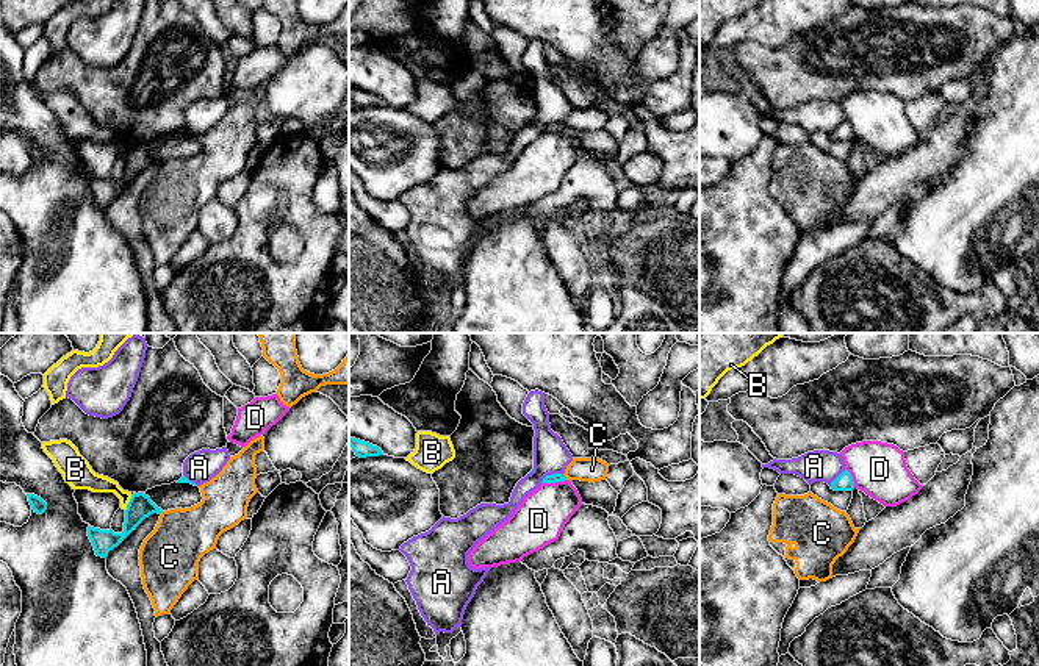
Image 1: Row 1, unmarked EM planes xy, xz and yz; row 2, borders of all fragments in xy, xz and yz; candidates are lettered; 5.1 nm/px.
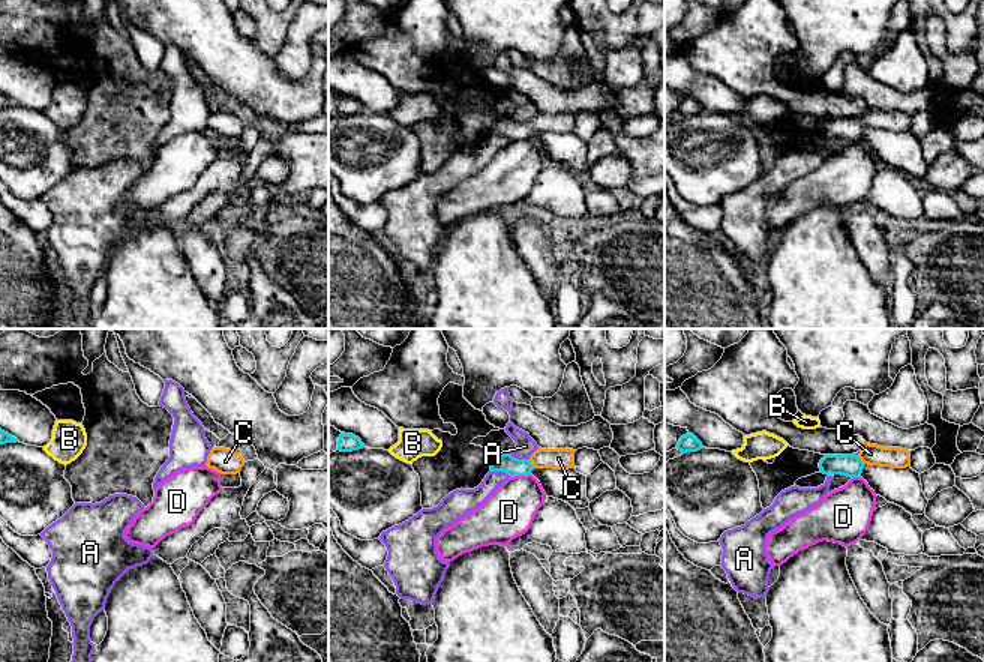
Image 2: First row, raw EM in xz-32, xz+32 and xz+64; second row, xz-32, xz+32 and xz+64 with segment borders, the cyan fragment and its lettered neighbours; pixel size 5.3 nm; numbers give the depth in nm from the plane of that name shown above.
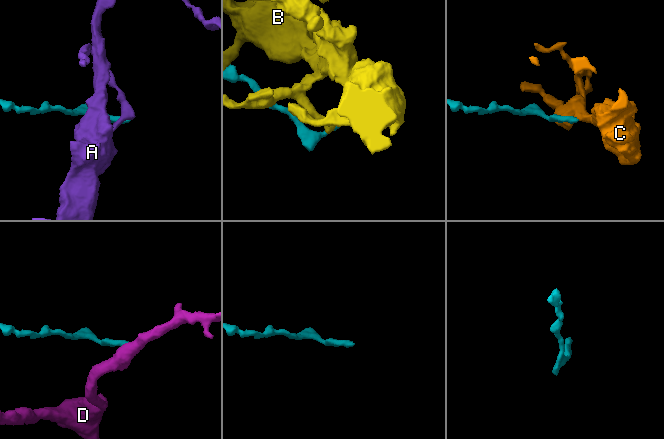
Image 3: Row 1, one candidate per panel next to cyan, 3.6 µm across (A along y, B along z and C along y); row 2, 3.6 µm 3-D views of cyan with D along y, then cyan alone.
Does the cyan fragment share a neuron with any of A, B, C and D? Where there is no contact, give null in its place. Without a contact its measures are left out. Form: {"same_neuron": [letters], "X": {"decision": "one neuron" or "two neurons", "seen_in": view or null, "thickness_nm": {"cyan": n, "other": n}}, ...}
{"same_neuron": ["C"], "A": {"decision": "two neurons", "seen_in": "xz", "thickness_nm": {"cyan": 50, "other": 180}}, "B": {"decision": "two neurons", "seen_in": "xy", "thickness_nm": {"cyan": 130, "other": 100}}, "C": {"decision": "one neuron", "seen_in": "xz", "thickness_nm": {"cyan": 50, "other": 130}}, "D": {"decision": "two neurons", "seen_in": "xz", "thickness_nm": {"cyan": 50, "other": 260}}}

